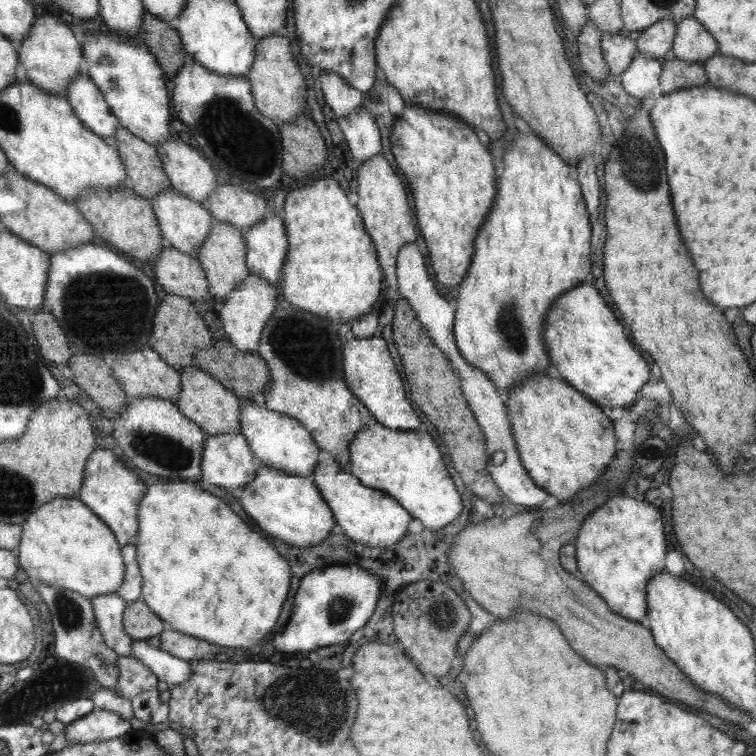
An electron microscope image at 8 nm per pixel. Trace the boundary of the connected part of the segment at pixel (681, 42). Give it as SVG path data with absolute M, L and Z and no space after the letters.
M693 16L676 23L676 32L672 42L672 52L676 59L692 63L703 63L715 54L717 46L713 38L704 30L704 26Z

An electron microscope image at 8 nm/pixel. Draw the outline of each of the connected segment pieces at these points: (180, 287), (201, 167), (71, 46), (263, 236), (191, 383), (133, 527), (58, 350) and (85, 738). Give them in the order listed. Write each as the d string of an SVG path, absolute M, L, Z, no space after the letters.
M166 245L160 252L153 263L154 279L167 295L202 302L205 294L211 293L207 276L196 257L189 257Z
M182 132L157 143L156 150L173 189L200 204L207 202L207 192L214 192L215 176L209 162L183 144Z
M41 12L37 17L37 21L33 22L33 26L29 29L28 37L18 43L17 54L20 55L23 75L34 87L40 87L42 91L50 95L67 96L67 88L72 84L73 77L79 75L79 62L84 62L83 50L79 50L79 42L75 40L75 36L71 34L71 30L67 28L67 24L59 24L57 16L41 16Z
M269 216L242 234L247 248L248 274L260 275L273 288L280 288L288 242L281 216Z
M193 365L177 372L180 376L182 388L175 404L189 419L197 423L197 426L200 426L207 436L240 432L239 397L211 375Z
M97 449L93 450L91 456L85 461L83 485L76 498L111 528L120 546L135 545L139 530L137 509L141 497L145 494L145 488L147 486L121 464L121 457L117 451Z
M41 308L41 311L33 314L35 314L35 318L31 322L31 328L33 328L37 344L41 348L41 356L46 358L51 365L66 373L69 357L75 353L69 352L69 340L54 317L45 308Z
M93 708L86 716L64 726L66 743L87 744L119 738L130 729L129 721L109 710Z

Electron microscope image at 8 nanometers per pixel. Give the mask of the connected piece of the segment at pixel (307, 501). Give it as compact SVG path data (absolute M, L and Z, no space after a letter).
M261 465L253 481L240 491L239 504L243 512L257 524L257 530L273 540L283 540L297 548L307 548L323 541L336 521L311 476L288 475Z

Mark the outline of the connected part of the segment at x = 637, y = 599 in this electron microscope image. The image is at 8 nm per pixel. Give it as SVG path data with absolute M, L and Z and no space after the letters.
M624 492L613 493L601 508L595 509L572 541L576 567L582 581L592 587L621 618L639 624L648 616L648 584L653 573L663 571L665 538L663 522L655 506L639 502Z

